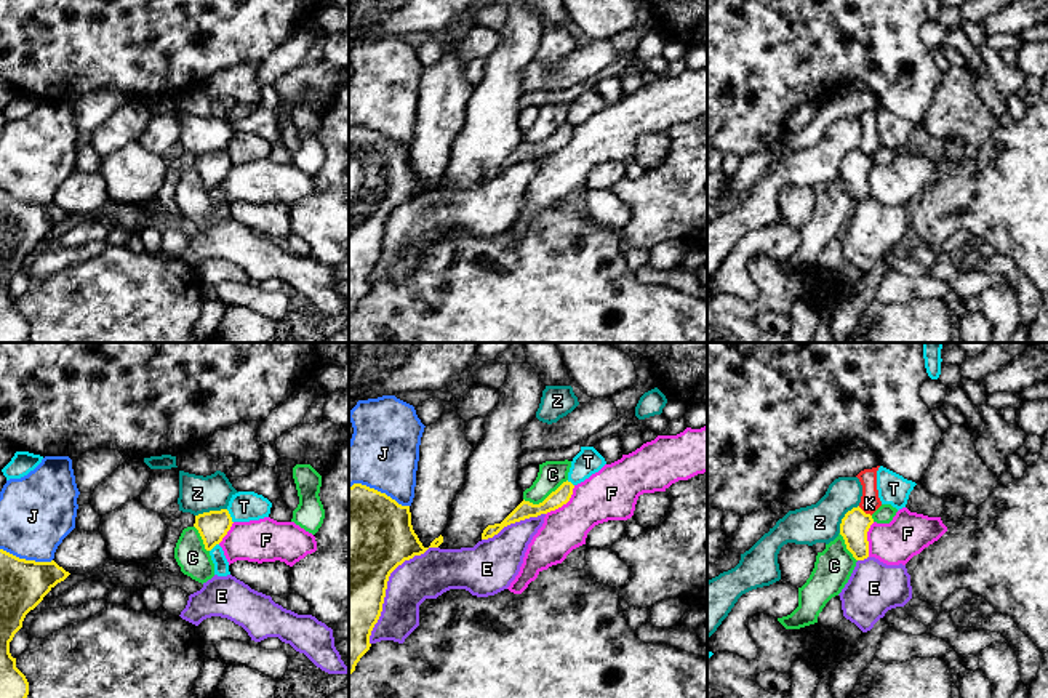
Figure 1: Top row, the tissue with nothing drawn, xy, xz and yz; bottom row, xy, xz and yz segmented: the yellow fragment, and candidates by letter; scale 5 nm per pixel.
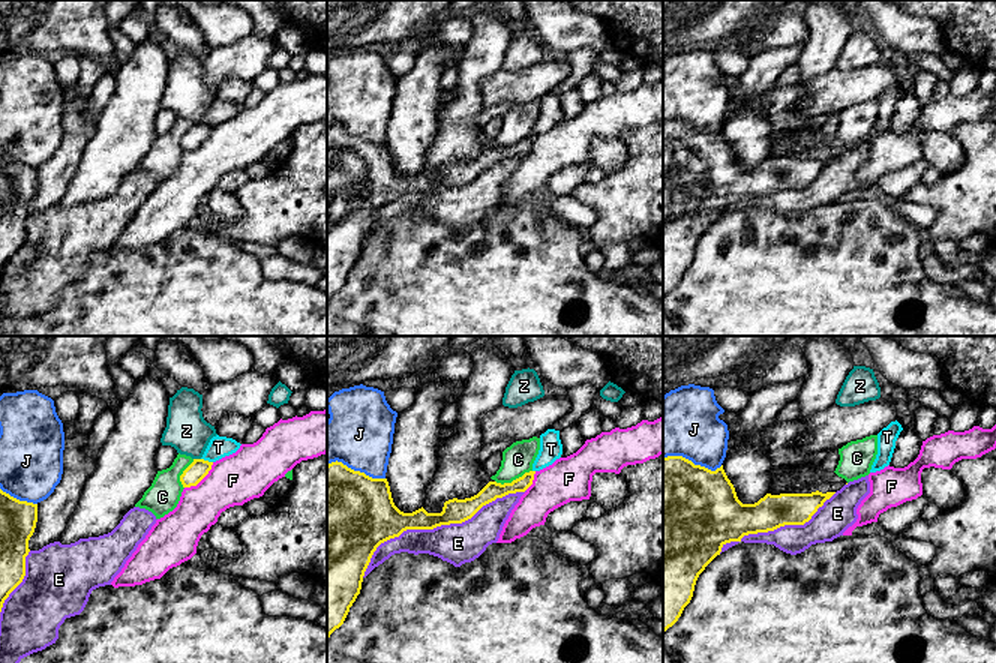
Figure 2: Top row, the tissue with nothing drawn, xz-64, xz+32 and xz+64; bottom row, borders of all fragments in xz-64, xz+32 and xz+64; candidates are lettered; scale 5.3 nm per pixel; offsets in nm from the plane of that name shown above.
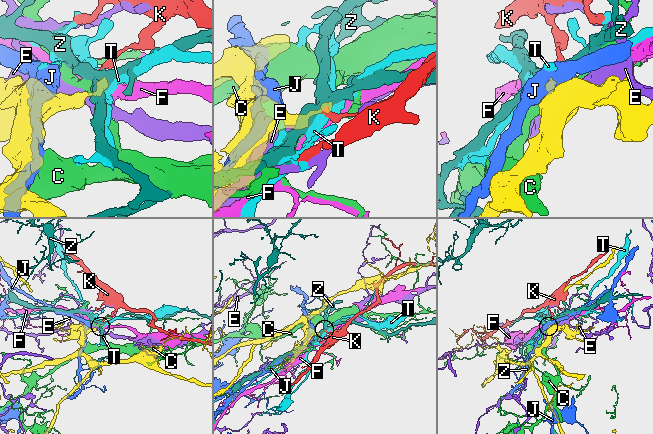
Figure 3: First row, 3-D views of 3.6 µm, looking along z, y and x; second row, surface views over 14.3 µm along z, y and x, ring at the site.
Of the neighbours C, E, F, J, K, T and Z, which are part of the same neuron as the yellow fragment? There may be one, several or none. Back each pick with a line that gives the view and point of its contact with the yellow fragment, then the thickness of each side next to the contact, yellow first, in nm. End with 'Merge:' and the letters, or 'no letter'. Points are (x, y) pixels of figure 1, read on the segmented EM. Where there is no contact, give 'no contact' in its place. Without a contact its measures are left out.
Merge: no letter

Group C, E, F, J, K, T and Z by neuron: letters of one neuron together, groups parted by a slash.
C / E / F / J / K / T / Z

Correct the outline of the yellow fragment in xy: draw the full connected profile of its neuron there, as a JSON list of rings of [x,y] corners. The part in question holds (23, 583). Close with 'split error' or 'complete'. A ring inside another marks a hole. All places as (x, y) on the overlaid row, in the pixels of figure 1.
[[[0,549],[0,698],[27,698],[29,682],[16,668],[10,642],[26,615],[69,575],[54,560],[26,560]]]; complete

